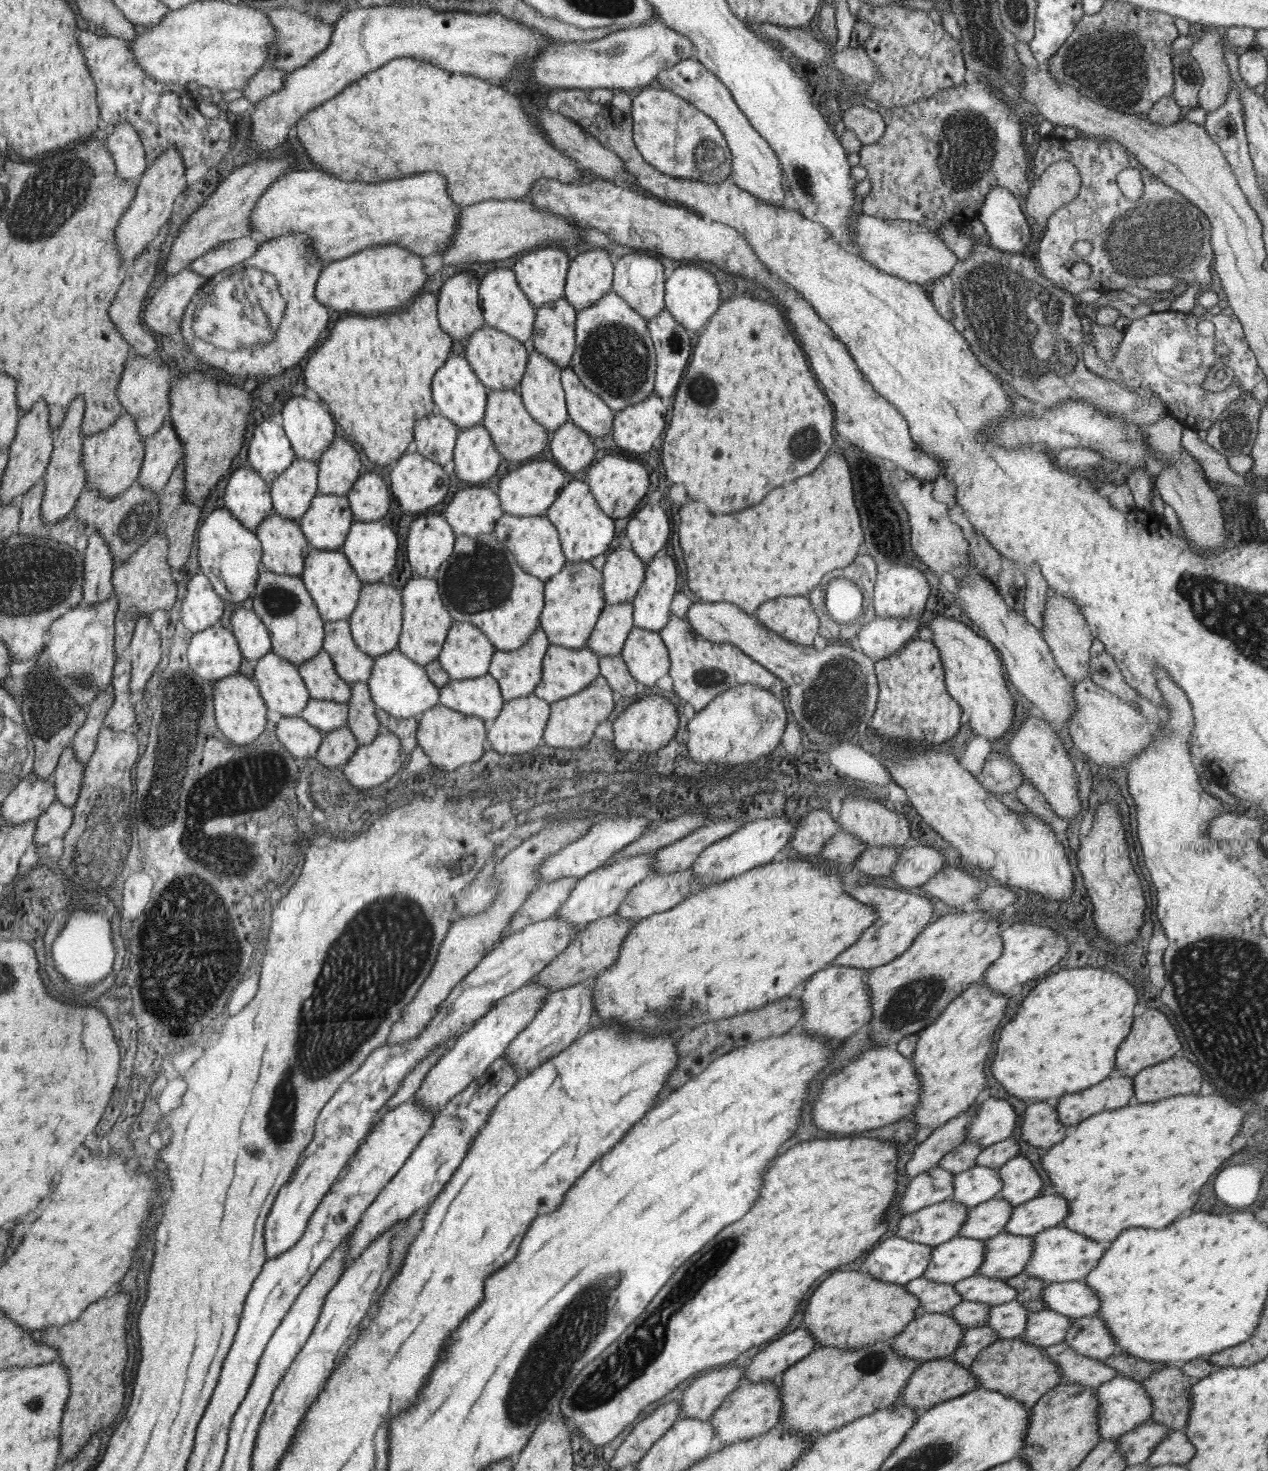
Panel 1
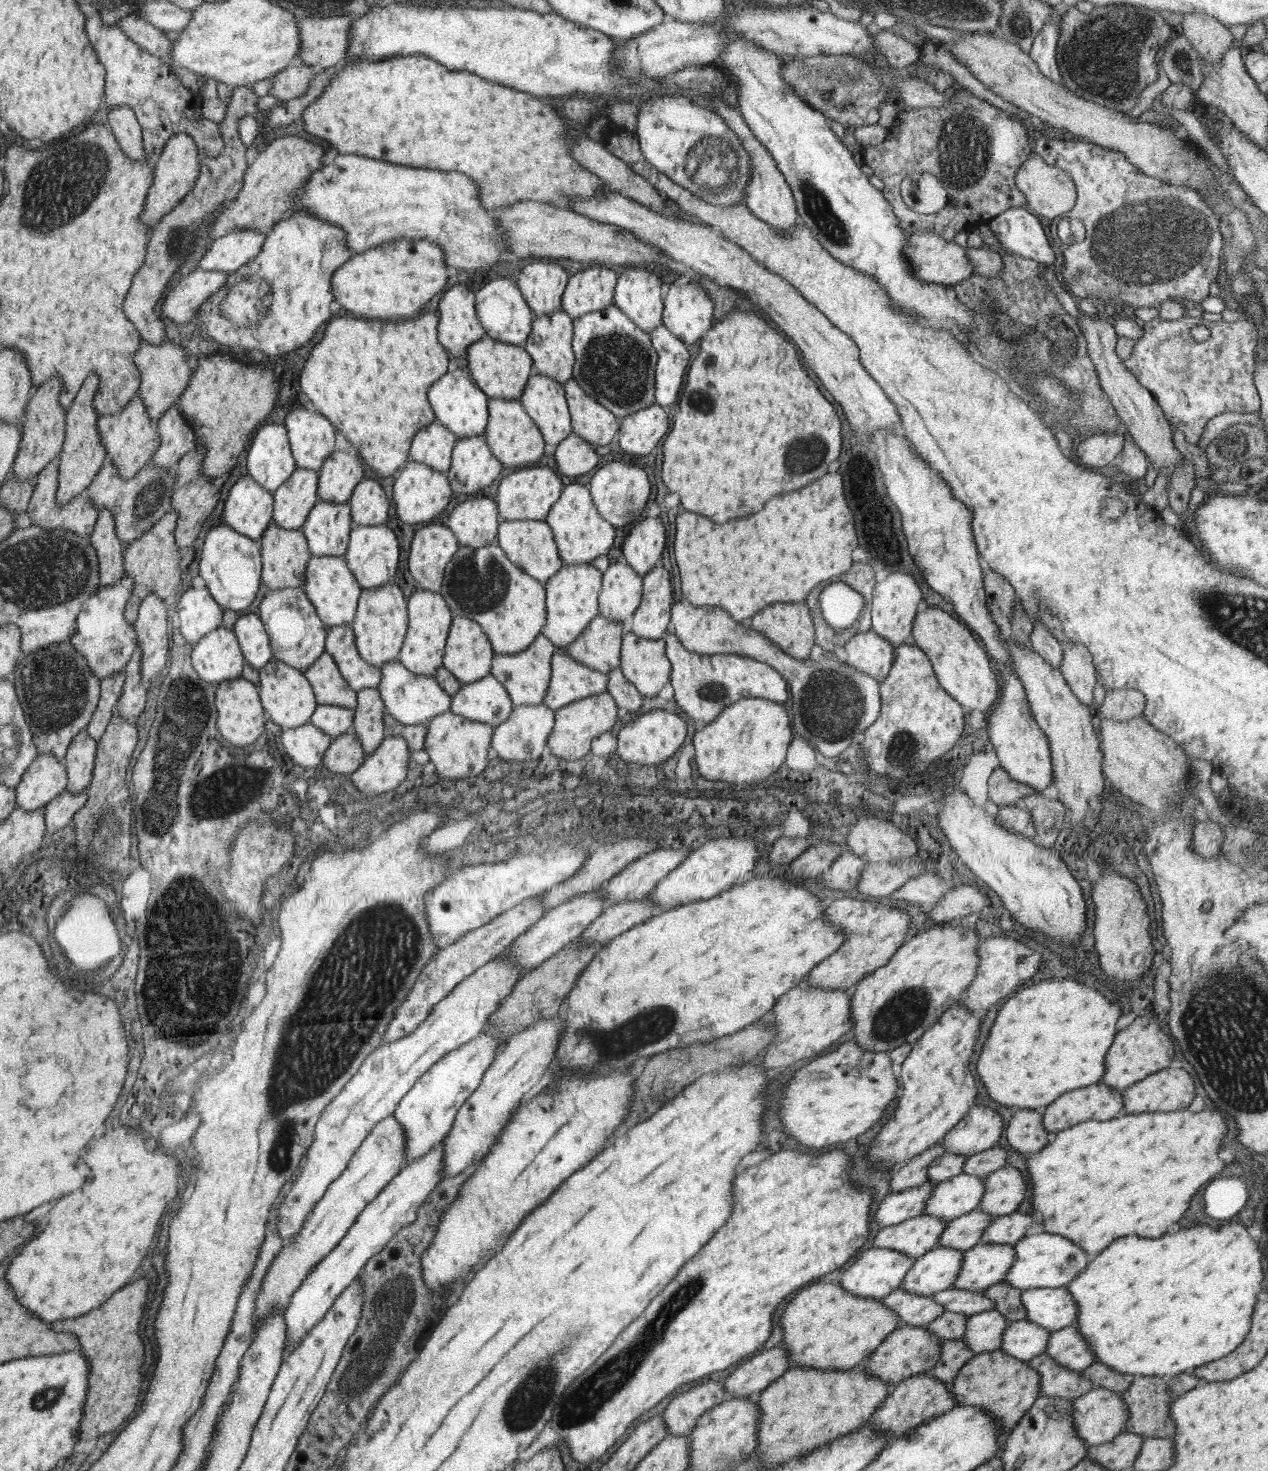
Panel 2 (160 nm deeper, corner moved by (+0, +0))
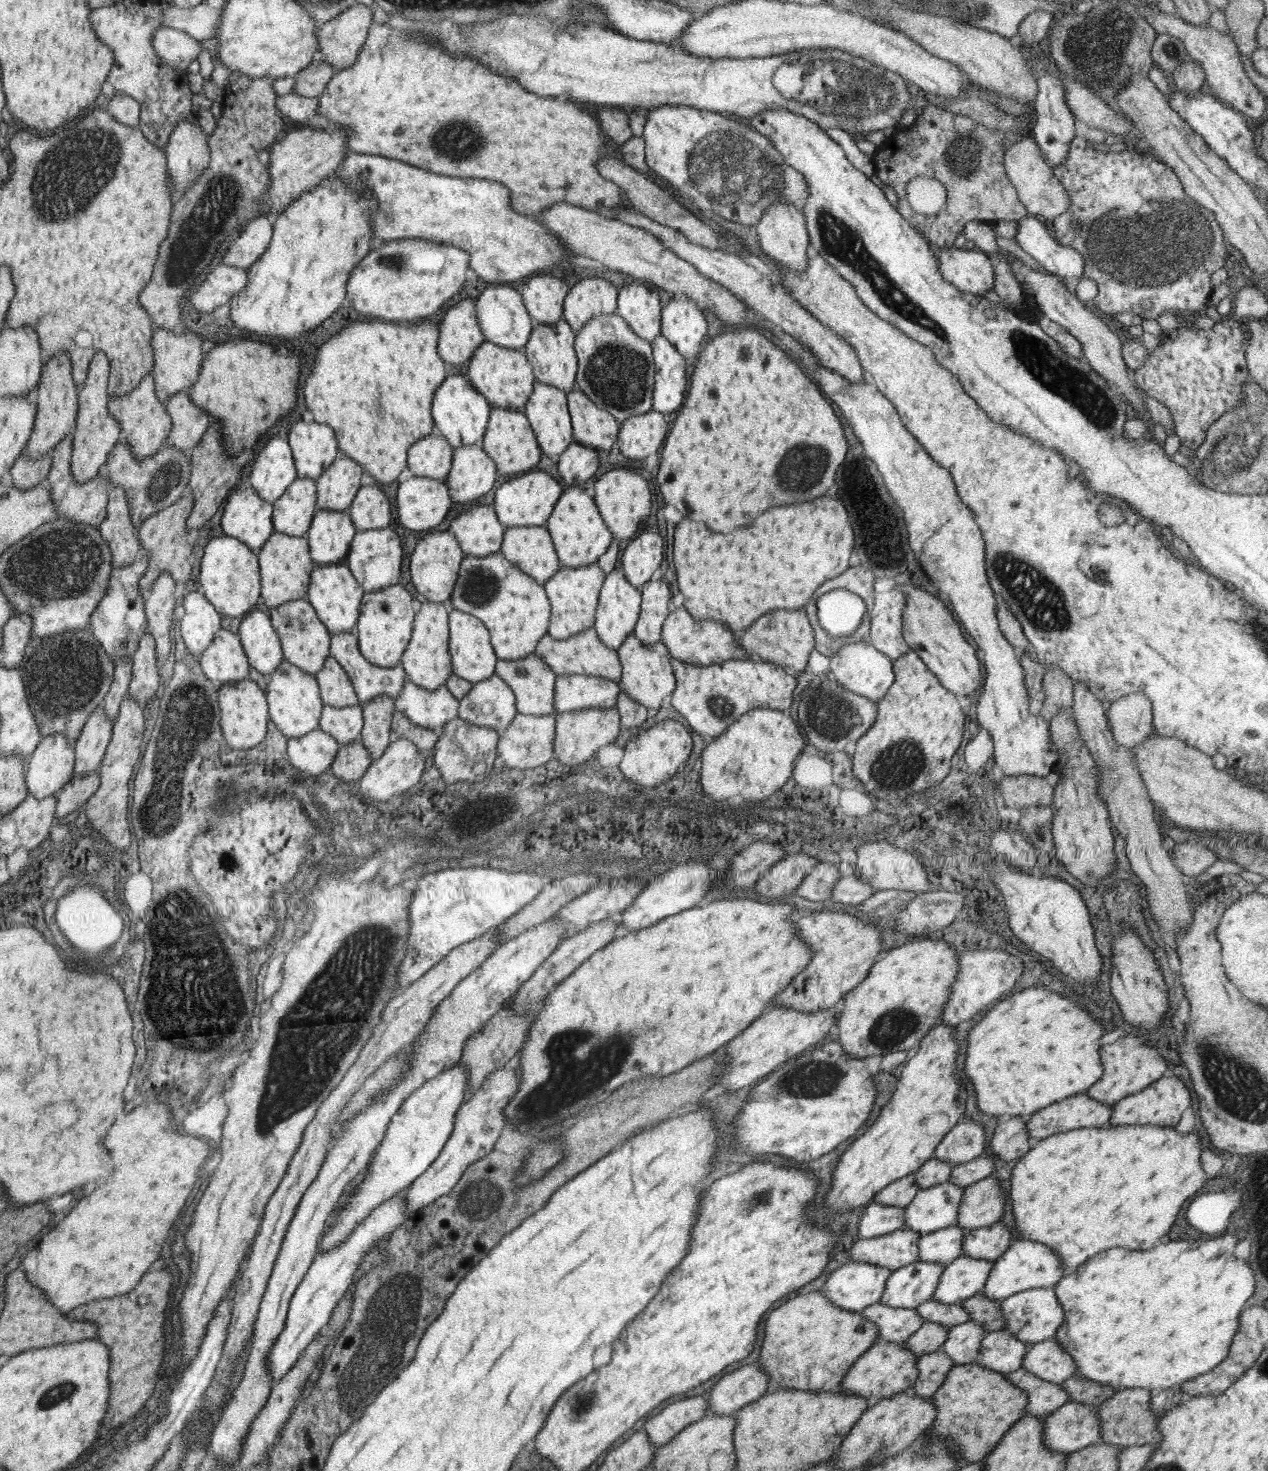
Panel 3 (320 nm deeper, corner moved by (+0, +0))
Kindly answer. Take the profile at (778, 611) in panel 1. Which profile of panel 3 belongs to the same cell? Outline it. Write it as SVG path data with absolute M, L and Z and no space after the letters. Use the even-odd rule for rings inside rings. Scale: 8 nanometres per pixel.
M771 609L741 632L737 641L744 648L747 658L773 663L794 674L807 668L807 656L814 648L811 625L805 617L805 611L800 609Z

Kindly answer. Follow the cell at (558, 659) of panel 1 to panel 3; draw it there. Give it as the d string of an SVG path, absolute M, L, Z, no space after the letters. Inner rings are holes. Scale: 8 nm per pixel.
M560 674L555 680L556 713L615 706L621 686L615 681L585 674Z

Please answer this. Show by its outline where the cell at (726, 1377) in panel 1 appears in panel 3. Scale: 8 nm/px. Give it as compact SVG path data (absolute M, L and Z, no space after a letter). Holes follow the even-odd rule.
M693 1396L665 1406L659 1414L641 1421L638 1427L645 1431L648 1441L657 1448L693 1422L700 1420L708 1410L707 1400L701 1396Z

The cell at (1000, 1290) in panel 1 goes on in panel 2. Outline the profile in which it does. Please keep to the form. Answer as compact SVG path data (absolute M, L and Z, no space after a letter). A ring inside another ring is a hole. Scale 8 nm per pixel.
M949 1287L930 1295L930 1297L945 1311L958 1312L967 1316L994 1308L994 1302L985 1298L982 1291L979 1290L957 1290Z

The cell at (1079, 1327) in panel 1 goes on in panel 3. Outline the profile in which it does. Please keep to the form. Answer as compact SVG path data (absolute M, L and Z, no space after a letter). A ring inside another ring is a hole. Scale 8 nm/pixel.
M1054 1337L1030 1345L1019 1367L1053 1384L1060 1384L1074 1374L1072 1358Z

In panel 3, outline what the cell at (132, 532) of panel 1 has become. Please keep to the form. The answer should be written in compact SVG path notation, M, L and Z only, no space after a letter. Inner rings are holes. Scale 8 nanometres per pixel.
M118 442L108 455L102 473L108 478L109 486L123 488L132 522L135 525L180 500L191 476L191 463L188 456L188 452L164 445L152 457L137 462L133 458L132 450L129 450L123 442Z

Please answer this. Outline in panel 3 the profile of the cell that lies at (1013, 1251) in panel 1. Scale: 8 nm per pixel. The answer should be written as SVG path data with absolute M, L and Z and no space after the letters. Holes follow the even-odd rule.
M959 1255L944 1266L931 1299L943 1304L963 1303L966 1298L981 1292L992 1262Z

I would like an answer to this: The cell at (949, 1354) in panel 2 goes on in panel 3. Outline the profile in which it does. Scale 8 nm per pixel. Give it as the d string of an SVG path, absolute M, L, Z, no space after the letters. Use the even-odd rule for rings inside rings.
M940 1349L918 1357L916 1360L917 1378L909 1390L917 1397L930 1399L941 1386L951 1367L953 1367L951 1359Z

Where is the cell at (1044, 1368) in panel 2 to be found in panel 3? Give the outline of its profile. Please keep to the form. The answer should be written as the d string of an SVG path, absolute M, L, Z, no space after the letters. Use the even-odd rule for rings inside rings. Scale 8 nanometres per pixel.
M1024 1368L1006 1373L1006 1379L1027 1395L1029 1404L1025 1406L1025 1415L1044 1417L1069 1403L1069 1395L1061 1389L1061 1384L1041 1380Z

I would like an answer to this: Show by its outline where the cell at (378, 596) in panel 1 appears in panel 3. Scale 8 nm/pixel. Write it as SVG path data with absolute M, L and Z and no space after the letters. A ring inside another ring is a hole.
M395 584L373 592L365 593L365 602L361 602L361 622L356 622L353 633L359 644L359 651L373 666L381 668L394 667L408 646L409 636L412 636L413 608L411 594L404 587Z

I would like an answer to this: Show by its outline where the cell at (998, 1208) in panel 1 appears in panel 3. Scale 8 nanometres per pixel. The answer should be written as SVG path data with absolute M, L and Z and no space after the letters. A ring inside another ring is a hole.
M953 1224L936 1232L921 1235L916 1244L918 1260L948 1265L962 1254L961 1241L965 1232L969 1230Z

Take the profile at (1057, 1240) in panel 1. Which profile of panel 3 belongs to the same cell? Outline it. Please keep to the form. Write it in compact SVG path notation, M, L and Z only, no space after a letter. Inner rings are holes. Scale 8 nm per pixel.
M1016 1239L993 1262L985 1279L980 1294L999 1302L1000 1300L1017 1294L1022 1290L1034 1289L1039 1287L1052 1287L1066 1274L1060 1266L1058 1256L1040 1242L1032 1240Z

